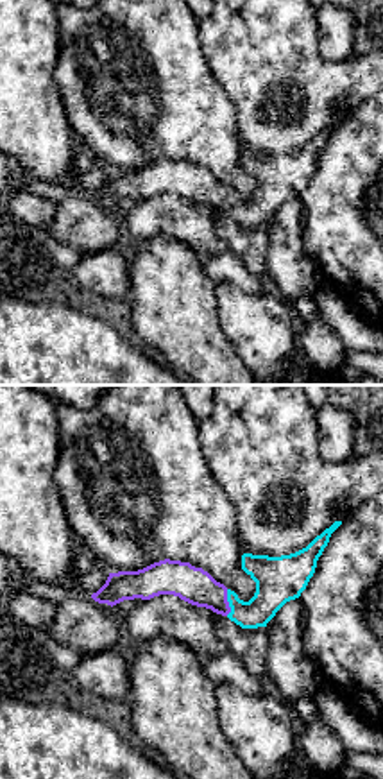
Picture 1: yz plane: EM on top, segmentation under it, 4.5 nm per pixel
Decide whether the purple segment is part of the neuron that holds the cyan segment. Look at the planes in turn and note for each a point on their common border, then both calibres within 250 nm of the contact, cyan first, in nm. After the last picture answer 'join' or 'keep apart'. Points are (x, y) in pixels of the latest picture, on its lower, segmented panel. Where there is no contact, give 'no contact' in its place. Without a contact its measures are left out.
(228, 600) | 200/160 nm

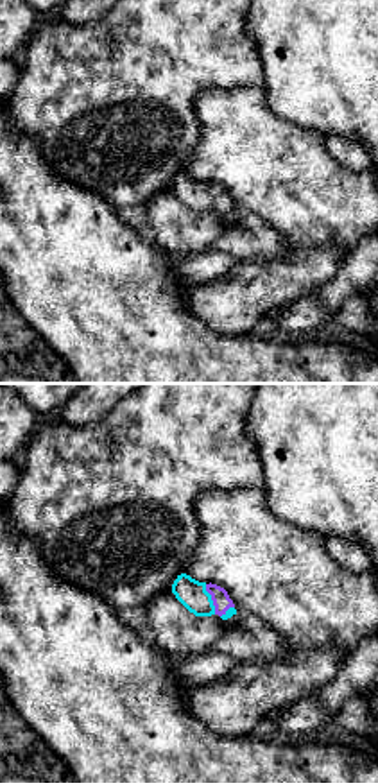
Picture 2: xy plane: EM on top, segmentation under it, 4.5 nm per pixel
(210, 599) | 130/80 nm

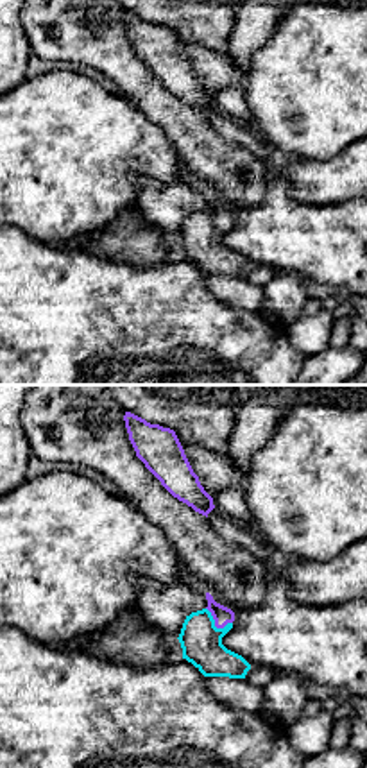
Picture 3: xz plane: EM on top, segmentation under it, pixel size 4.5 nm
(213, 625) | 190/80 nm

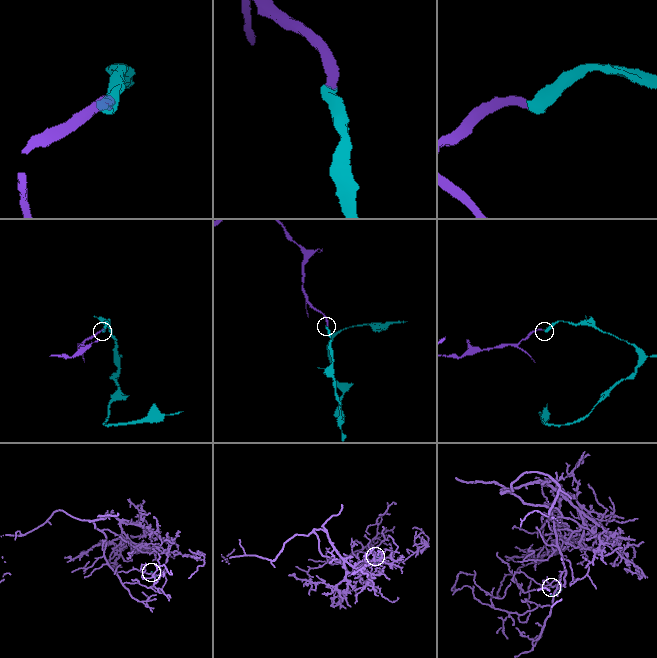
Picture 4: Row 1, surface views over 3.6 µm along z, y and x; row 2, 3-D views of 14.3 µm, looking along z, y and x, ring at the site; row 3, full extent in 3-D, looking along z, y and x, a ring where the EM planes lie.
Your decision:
join

